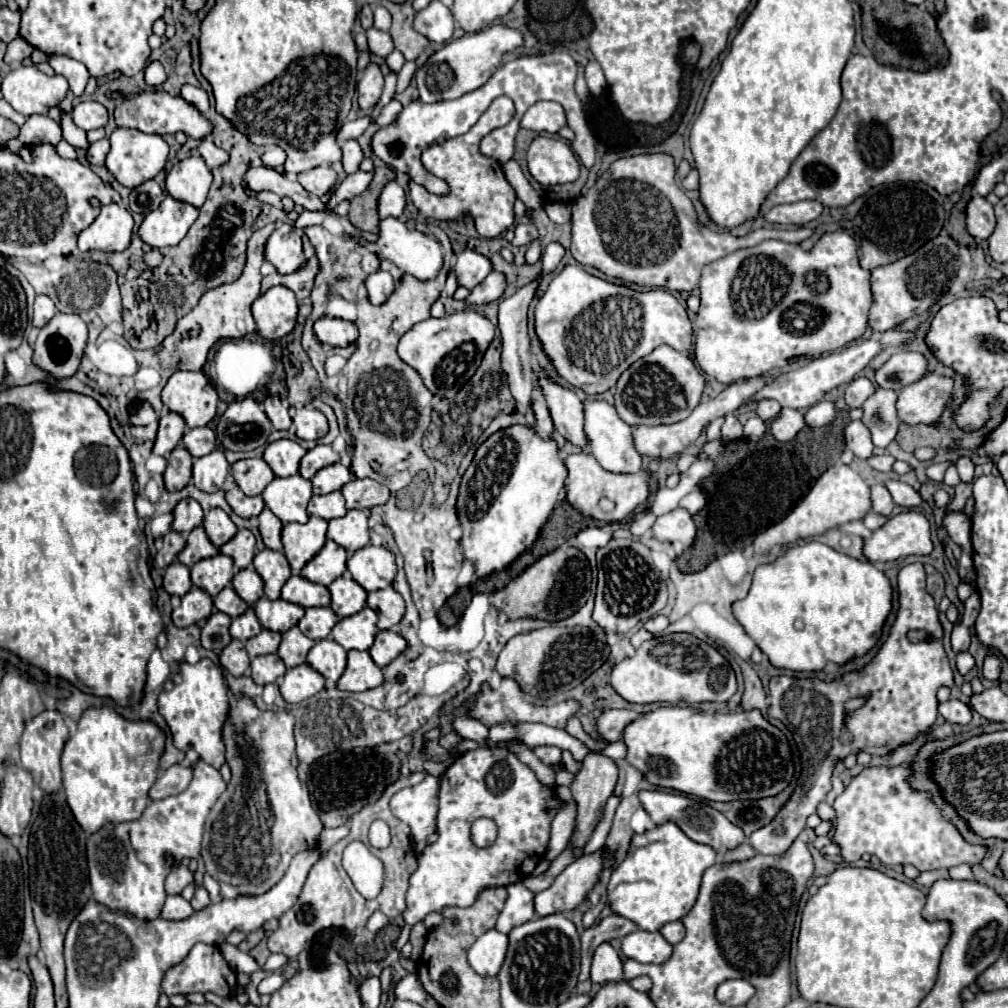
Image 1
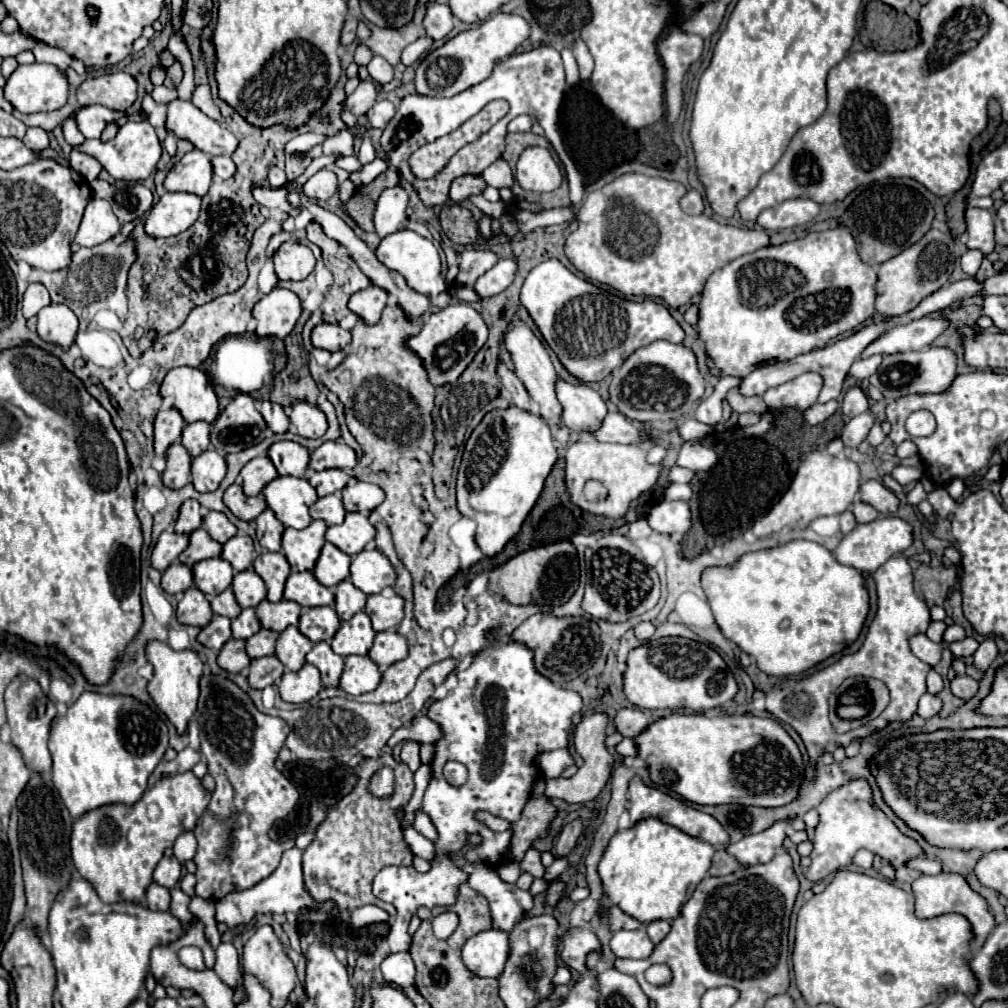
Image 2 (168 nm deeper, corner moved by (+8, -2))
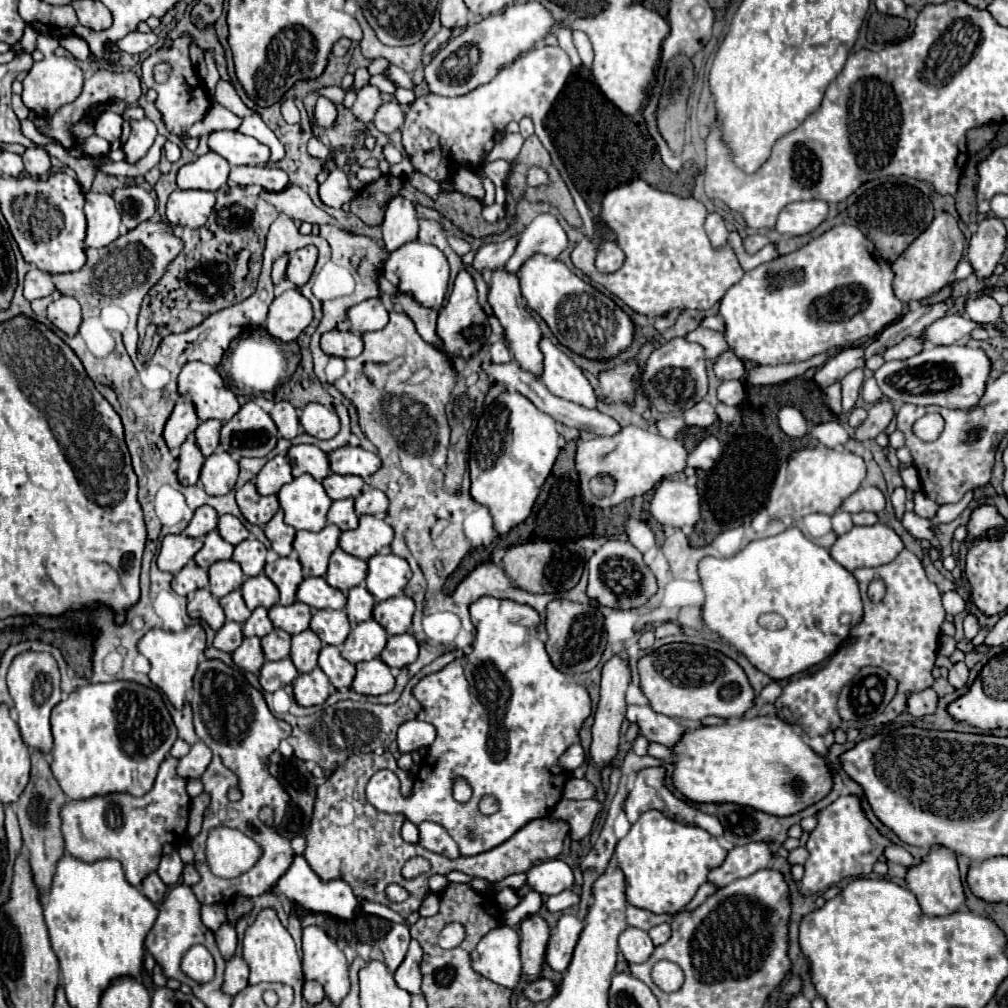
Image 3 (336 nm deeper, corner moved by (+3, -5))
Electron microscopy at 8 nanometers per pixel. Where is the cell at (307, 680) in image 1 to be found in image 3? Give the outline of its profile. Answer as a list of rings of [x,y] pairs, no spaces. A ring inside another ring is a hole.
[[[315,668],[313,672],[307,674],[299,674],[293,682],[293,692],[295,692],[295,700],[301,706],[317,706],[323,704],[329,694],[329,680],[325,678],[325,672],[321,668]]]

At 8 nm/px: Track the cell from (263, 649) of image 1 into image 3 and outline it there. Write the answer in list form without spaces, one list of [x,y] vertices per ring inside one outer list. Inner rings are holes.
[[[275,628],[271,634],[261,638],[261,644],[263,644],[263,652],[267,660],[283,660],[289,656],[291,634],[287,634],[281,628]]]

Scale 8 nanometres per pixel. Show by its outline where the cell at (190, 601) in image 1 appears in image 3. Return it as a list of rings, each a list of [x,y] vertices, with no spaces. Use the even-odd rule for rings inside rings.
[[[199,588],[189,596],[189,616],[195,620],[205,620],[215,632],[225,624],[225,612],[219,600],[207,588]]]

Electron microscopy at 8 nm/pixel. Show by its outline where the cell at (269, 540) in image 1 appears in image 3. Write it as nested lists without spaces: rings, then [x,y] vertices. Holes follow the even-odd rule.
[[[279,510],[265,526],[265,536],[271,542],[271,548],[279,556],[289,556],[293,552],[293,538],[295,538],[295,528],[287,526],[283,522],[283,512]]]

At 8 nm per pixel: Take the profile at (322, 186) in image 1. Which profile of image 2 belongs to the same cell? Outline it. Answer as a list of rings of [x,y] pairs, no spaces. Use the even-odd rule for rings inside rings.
[[[320,169],[316,175],[312,175],[304,187],[302,193],[310,199],[318,199],[318,201],[326,201],[336,193],[338,185],[336,185],[336,175],[330,169]]]

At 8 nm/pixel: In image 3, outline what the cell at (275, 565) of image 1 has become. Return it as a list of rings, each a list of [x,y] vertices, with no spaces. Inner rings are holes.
[[[295,552],[291,556],[267,562],[265,574],[273,580],[273,584],[281,592],[281,602],[279,604],[289,606],[297,600],[295,592],[297,592],[297,586],[303,582],[303,572],[301,572],[301,562],[299,562]]]

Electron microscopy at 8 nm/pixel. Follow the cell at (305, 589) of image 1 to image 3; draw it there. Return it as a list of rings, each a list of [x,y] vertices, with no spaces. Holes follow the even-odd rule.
[[[305,578],[299,584],[297,600],[311,608],[345,608],[345,594],[337,588],[331,588],[325,578]]]

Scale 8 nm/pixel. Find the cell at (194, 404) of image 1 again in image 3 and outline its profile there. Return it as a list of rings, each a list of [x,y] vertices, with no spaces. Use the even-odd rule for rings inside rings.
[[[187,362],[179,374],[179,392],[181,396],[189,396],[191,402],[197,408],[197,416],[201,420],[221,420],[221,422],[229,422],[237,412],[239,412],[239,402],[237,396],[233,394],[233,390],[227,386],[227,382],[223,380],[223,376],[209,364],[203,362]]]

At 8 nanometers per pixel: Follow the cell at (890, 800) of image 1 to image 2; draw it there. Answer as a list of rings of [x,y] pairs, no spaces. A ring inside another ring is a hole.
[[[852,779],[832,791],[820,805],[820,823],[816,827],[814,837],[814,851],[812,851],[812,865],[806,873],[810,881],[820,881],[834,875],[838,869],[852,863],[852,857],[858,849],[868,849],[874,855],[880,855],[894,867],[904,867],[910,859],[922,857],[924,849],[918,845],[916,839],[900,833],[900,829],[872,803],[872,789],[866,779]]]

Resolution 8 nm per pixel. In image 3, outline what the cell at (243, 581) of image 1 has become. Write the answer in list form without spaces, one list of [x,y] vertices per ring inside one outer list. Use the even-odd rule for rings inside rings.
[[[259,574],[255,578],[247,578],[241,586],[241,594],[249,610],[255,610],[259,606],[271,608],[279,602],[279,590],[277,586],[267,578],[267,574]]]

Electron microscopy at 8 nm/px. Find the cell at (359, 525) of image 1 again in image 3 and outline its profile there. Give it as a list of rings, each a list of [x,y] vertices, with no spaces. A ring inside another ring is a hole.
[[[361,516],[359,528],[341,534],[339,546],[361,560],[369,560],[393,542],[393,528],[375,516]]]

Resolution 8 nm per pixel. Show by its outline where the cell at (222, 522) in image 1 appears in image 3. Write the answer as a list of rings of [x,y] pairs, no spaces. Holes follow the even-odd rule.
[[[225,514],[225,516],[219,516],[219,534],[231,542],[233,546],[237,546],[239,542],[243,542],[245,538],[249,538],[249,530],[241,524],[239,518],[231,516],[231,514]]]

